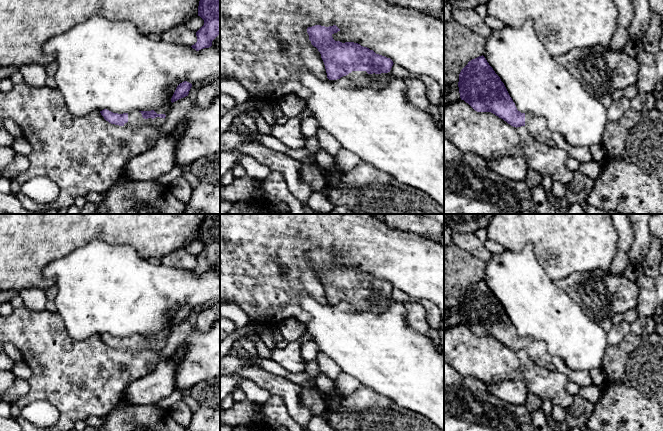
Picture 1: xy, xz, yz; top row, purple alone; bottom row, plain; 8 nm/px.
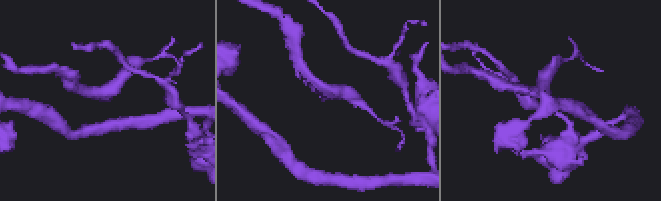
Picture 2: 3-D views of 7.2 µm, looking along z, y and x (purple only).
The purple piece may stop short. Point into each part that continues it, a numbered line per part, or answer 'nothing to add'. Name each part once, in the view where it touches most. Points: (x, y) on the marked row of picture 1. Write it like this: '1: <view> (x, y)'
1: xz (360, 78)

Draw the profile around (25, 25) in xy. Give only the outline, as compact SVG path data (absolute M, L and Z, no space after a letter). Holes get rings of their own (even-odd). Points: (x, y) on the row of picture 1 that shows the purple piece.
M0 0L0 66L20 67L36 64L47 66L54 61L53 55L42 51L43 45L54 36L62 34L93 16L109 21L125 21L134 24L144 35L161 35L166 30L198 15L200 0Z

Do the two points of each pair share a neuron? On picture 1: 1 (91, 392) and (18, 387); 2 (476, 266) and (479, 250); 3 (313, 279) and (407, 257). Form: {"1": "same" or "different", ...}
{"1": "different", "2": "different", "3": "same"}

